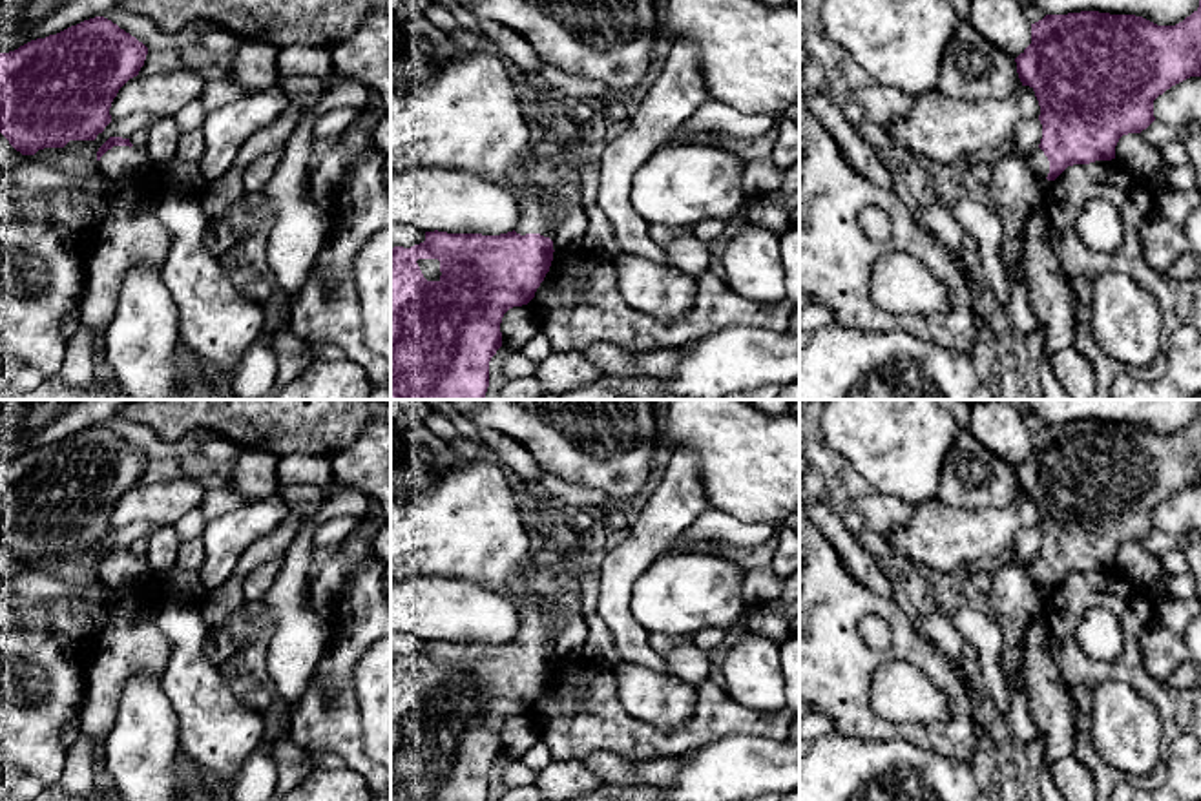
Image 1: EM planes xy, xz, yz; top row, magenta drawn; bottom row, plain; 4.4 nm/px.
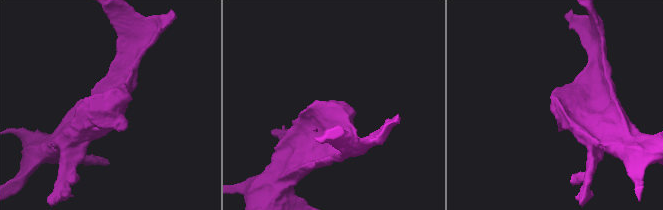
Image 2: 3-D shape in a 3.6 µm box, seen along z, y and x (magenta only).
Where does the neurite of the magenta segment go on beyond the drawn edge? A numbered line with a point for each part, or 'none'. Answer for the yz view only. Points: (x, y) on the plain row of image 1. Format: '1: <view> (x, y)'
1: yz (1037, 570)

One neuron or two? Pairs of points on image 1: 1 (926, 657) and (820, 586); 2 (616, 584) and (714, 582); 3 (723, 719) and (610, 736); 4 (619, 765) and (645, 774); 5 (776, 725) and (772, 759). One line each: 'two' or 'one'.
1: one
2: two
3: one
4: one
5: two

